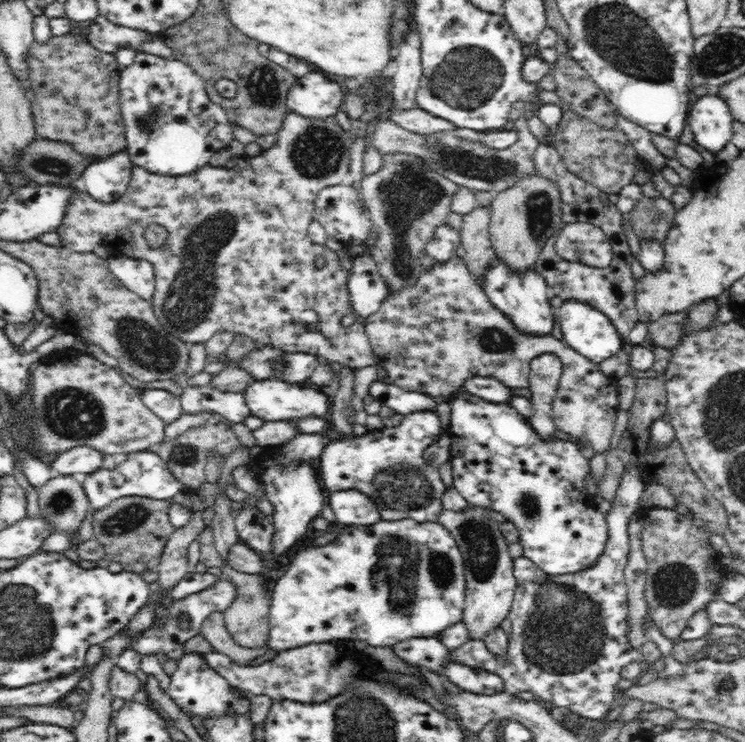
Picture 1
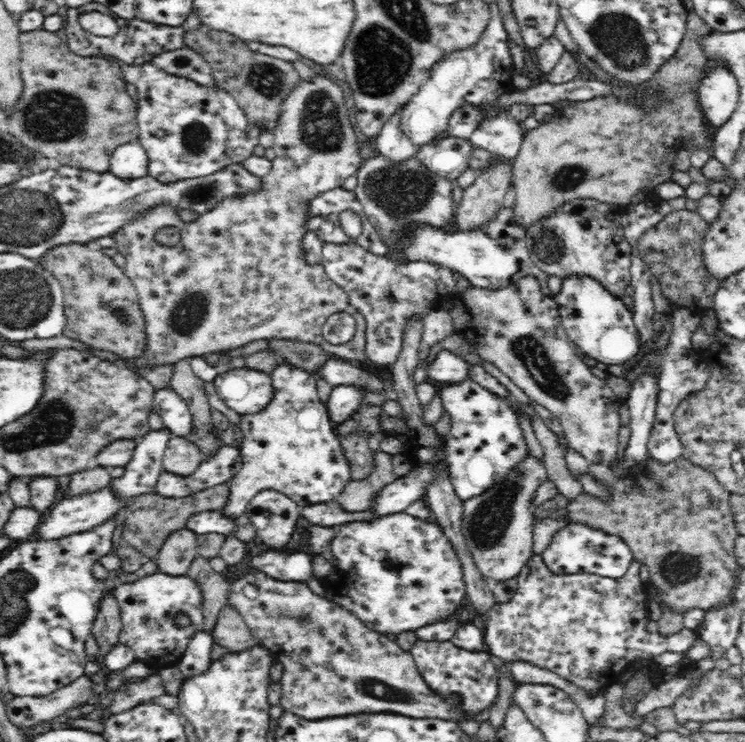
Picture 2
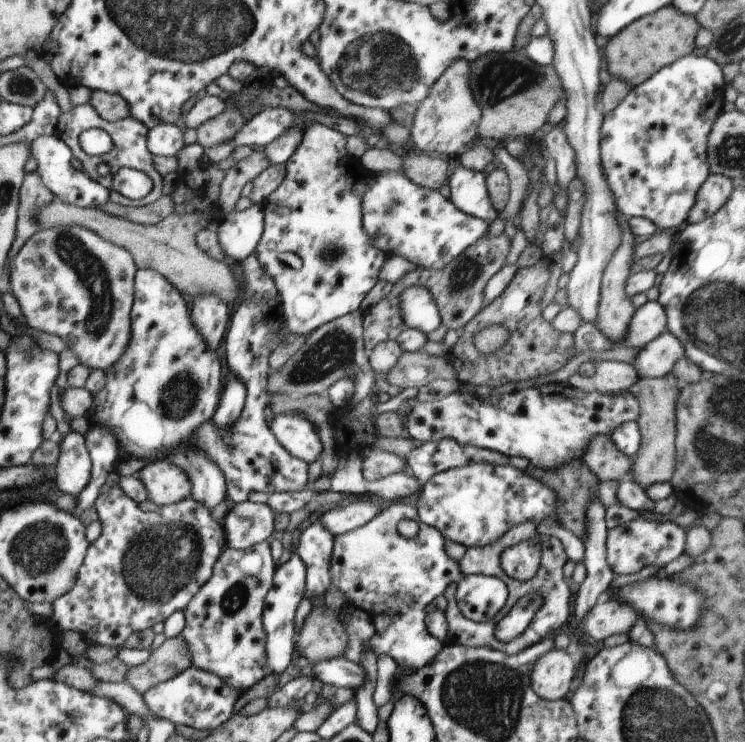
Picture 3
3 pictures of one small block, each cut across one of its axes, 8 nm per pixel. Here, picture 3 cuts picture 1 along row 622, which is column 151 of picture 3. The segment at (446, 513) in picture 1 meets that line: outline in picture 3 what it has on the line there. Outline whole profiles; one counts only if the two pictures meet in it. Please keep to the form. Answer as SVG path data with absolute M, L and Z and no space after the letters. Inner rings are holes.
M166 460L146 464L138 472L138 479L146 488L148 500L160 508L191 497L191 479L182 468Z

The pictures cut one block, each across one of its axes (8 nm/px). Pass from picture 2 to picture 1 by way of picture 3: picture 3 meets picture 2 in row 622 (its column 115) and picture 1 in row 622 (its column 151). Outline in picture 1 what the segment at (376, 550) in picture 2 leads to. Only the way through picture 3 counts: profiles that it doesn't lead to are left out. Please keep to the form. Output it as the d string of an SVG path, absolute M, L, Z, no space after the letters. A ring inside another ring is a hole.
M381 519L370 526L345 525L336 538L324 546L307 542L288 571L277 580L269 608L267 647L279 652L328 639L365 640L370 646L392 647L408 639L438 637L446 628L463 622L465 574L457 542L439 522Z

